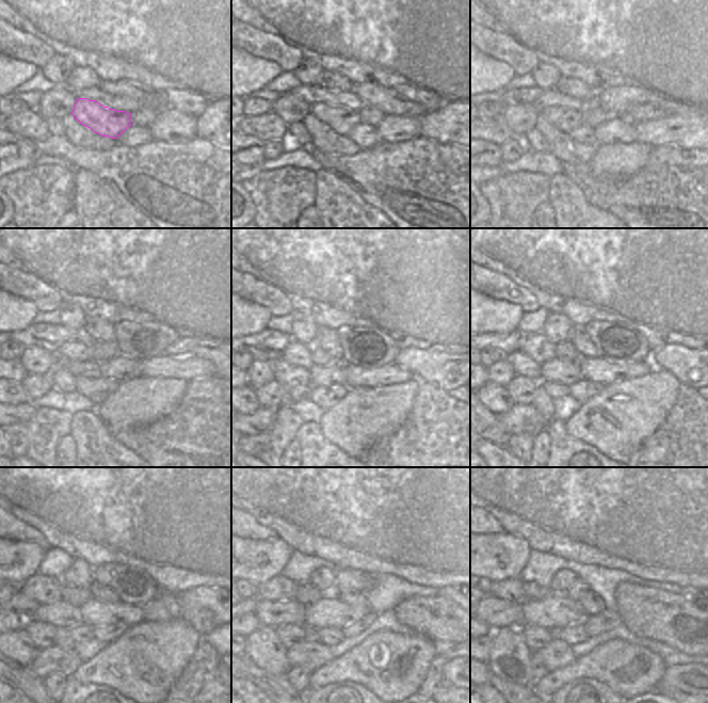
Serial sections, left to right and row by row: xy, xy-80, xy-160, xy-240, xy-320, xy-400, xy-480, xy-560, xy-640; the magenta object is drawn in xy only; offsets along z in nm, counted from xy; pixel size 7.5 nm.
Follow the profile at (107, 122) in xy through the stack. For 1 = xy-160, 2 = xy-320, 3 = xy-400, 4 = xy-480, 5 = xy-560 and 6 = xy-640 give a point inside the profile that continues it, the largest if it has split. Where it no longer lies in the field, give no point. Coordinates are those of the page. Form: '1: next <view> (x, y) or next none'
1: next xy-160 (565, 120)
2: next xy-320 (309, 352)
3: next xy-400 (536, 346)
4: next xy-480 (42, 589)
5: next xy-560 (280, 588)
6: next xy-640 (512, 590)

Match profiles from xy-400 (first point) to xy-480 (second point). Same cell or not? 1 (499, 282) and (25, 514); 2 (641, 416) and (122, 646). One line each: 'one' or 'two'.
1: two
2: one

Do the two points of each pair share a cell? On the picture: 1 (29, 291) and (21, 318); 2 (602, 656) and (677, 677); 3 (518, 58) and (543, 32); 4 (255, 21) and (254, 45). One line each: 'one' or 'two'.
1: two
2: two
3: two
4: two

